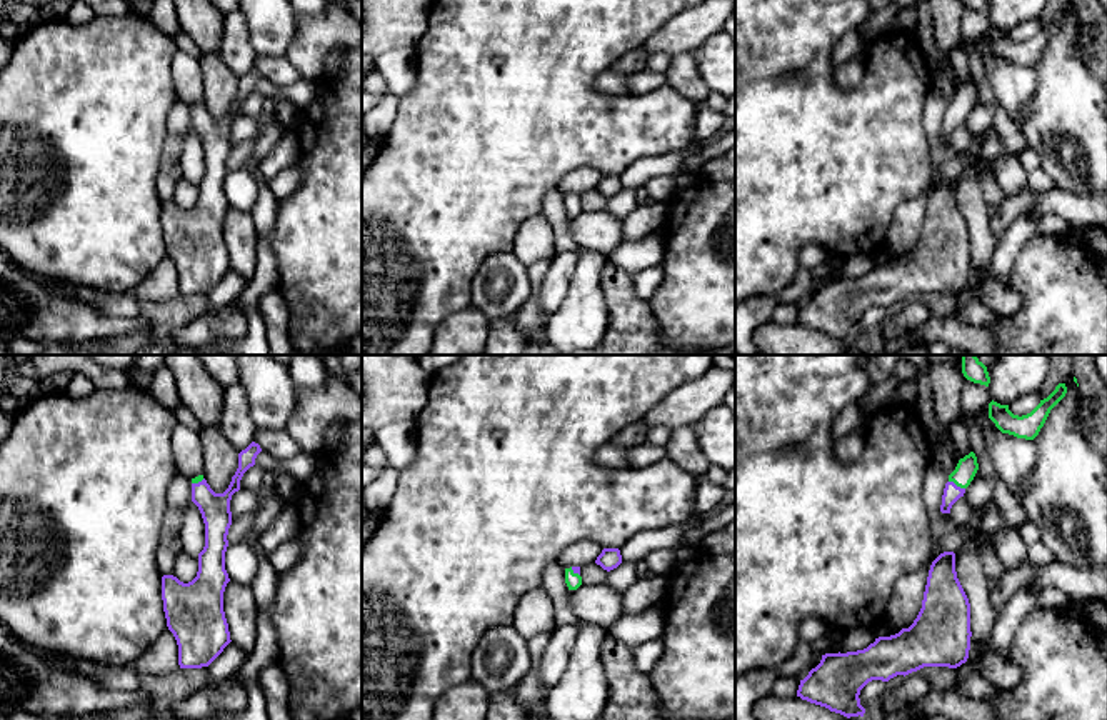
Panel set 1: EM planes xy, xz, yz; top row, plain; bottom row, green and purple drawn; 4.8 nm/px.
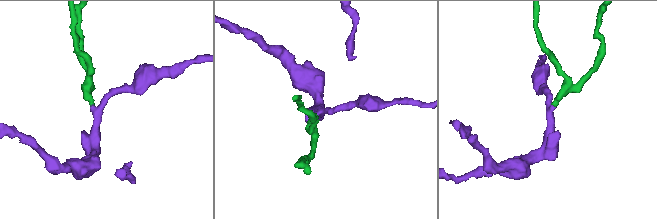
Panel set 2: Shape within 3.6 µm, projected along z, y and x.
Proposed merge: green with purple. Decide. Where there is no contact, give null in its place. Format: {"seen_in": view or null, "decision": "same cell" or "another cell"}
{"seen_in": "yz", "decision": "same cell"}

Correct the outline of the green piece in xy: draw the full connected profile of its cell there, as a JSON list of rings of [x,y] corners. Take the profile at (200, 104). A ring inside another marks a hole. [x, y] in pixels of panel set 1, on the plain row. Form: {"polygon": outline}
{"polygon": [[[252,68],[238,80],[238,95],[223,120],[215,120],[203,102],[192,105],[192,128],[205,150],[198,198],[188,210],[173,202],[162,203],[163,238],[178,272],[180,295],[208,293],[232,268],[223,238],[223,218],[230,208],[225,197],[227,162],[232,152],[230,127],[260,78],[260,72]]]}

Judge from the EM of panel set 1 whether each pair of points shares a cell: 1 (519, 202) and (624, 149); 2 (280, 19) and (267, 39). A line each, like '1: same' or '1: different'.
1: same
2: same

